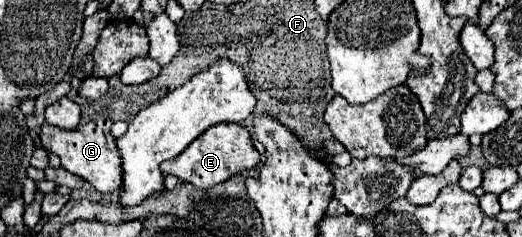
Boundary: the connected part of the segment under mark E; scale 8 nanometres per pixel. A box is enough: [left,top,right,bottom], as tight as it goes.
[160,123,260,189]

